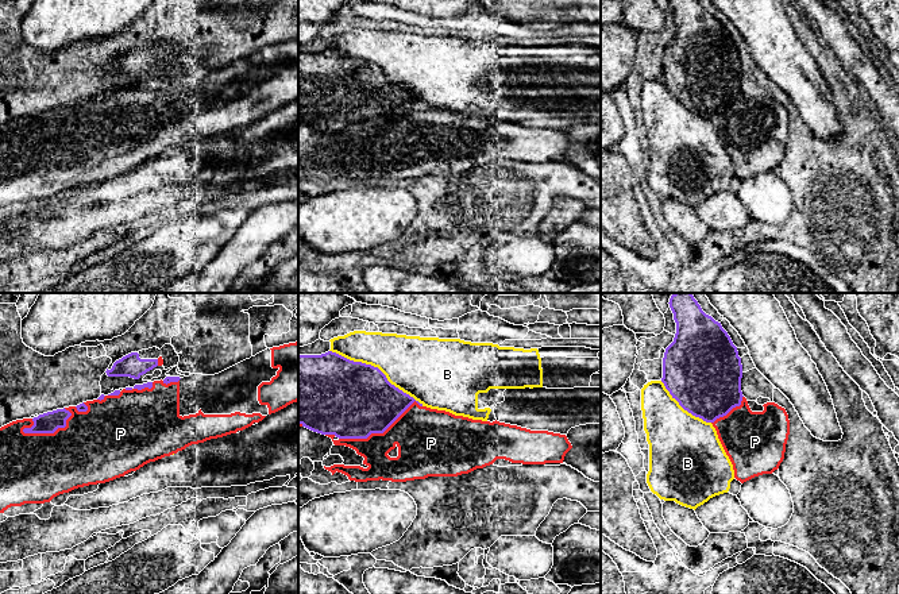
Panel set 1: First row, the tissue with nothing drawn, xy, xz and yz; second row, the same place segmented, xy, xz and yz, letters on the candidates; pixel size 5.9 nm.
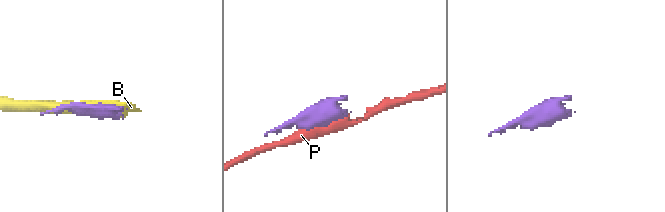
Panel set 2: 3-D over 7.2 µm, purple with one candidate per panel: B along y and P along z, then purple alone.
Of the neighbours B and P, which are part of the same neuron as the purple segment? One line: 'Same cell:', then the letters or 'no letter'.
Same cell: no letter

